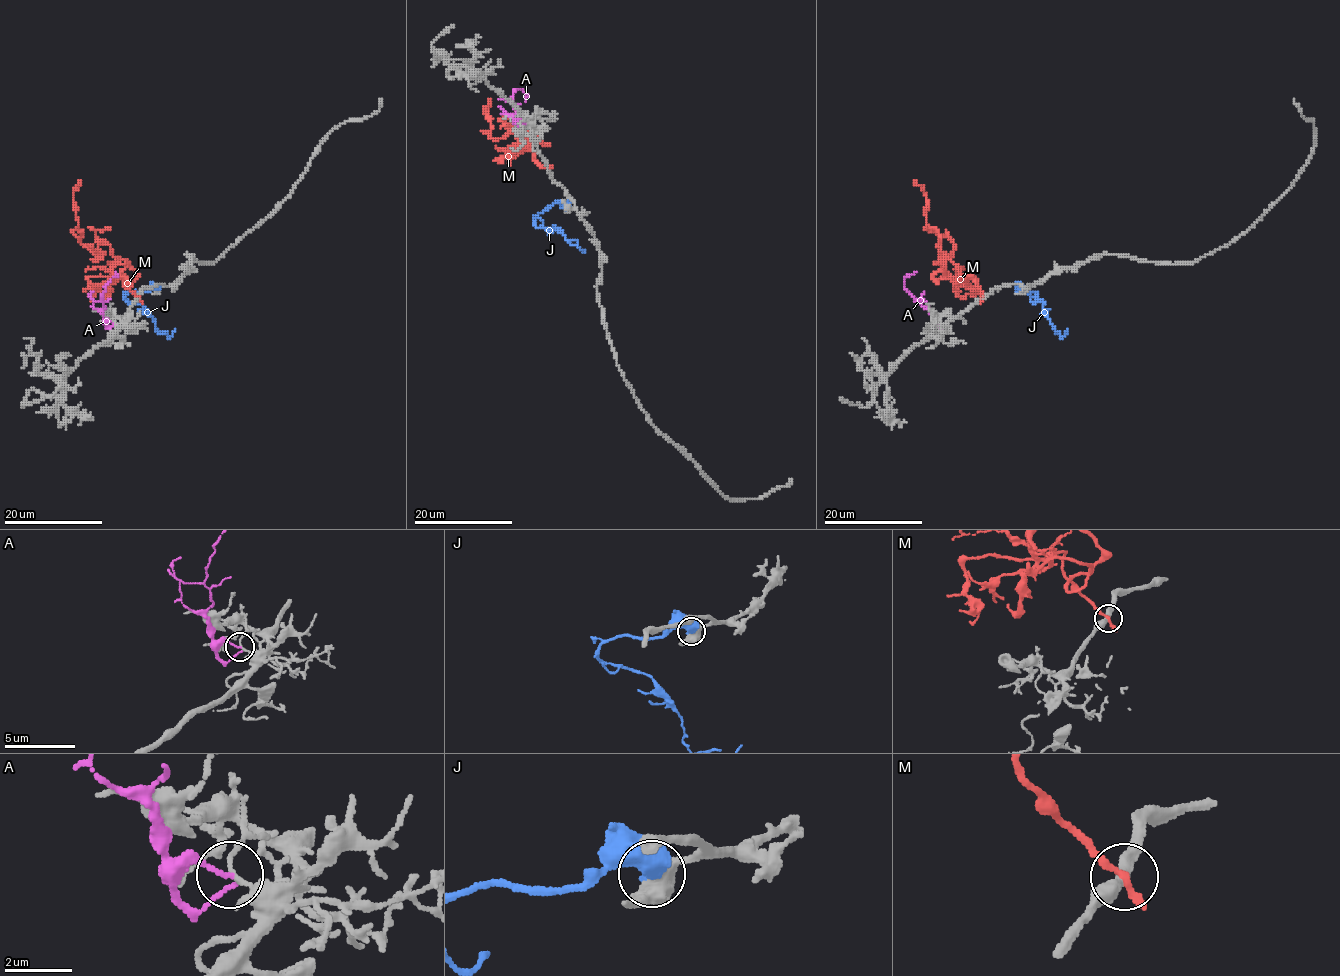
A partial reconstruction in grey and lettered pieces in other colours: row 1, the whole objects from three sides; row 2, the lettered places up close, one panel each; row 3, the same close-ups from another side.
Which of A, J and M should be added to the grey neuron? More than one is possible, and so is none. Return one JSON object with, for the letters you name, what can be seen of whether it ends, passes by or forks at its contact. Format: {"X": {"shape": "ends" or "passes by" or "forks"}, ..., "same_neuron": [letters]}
{"same_neuron": []}

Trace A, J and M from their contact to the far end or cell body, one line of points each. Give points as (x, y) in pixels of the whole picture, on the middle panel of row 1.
A: (523, 120), (516, 120), (512, 114), (515, 108), (511, 99), (515, 90), (521, 88), (527, 96), (525, 101)
J: (566, 207), (558, 202), (552, 203), (534, 215), (534, 224), (558, 229), (564, 239), (585, 252)
M: (549, 166), (534, 160), (522, 118), (538, 125), (547, 144), (520, 124), (500, 139), (489, 135), (489, 99)

